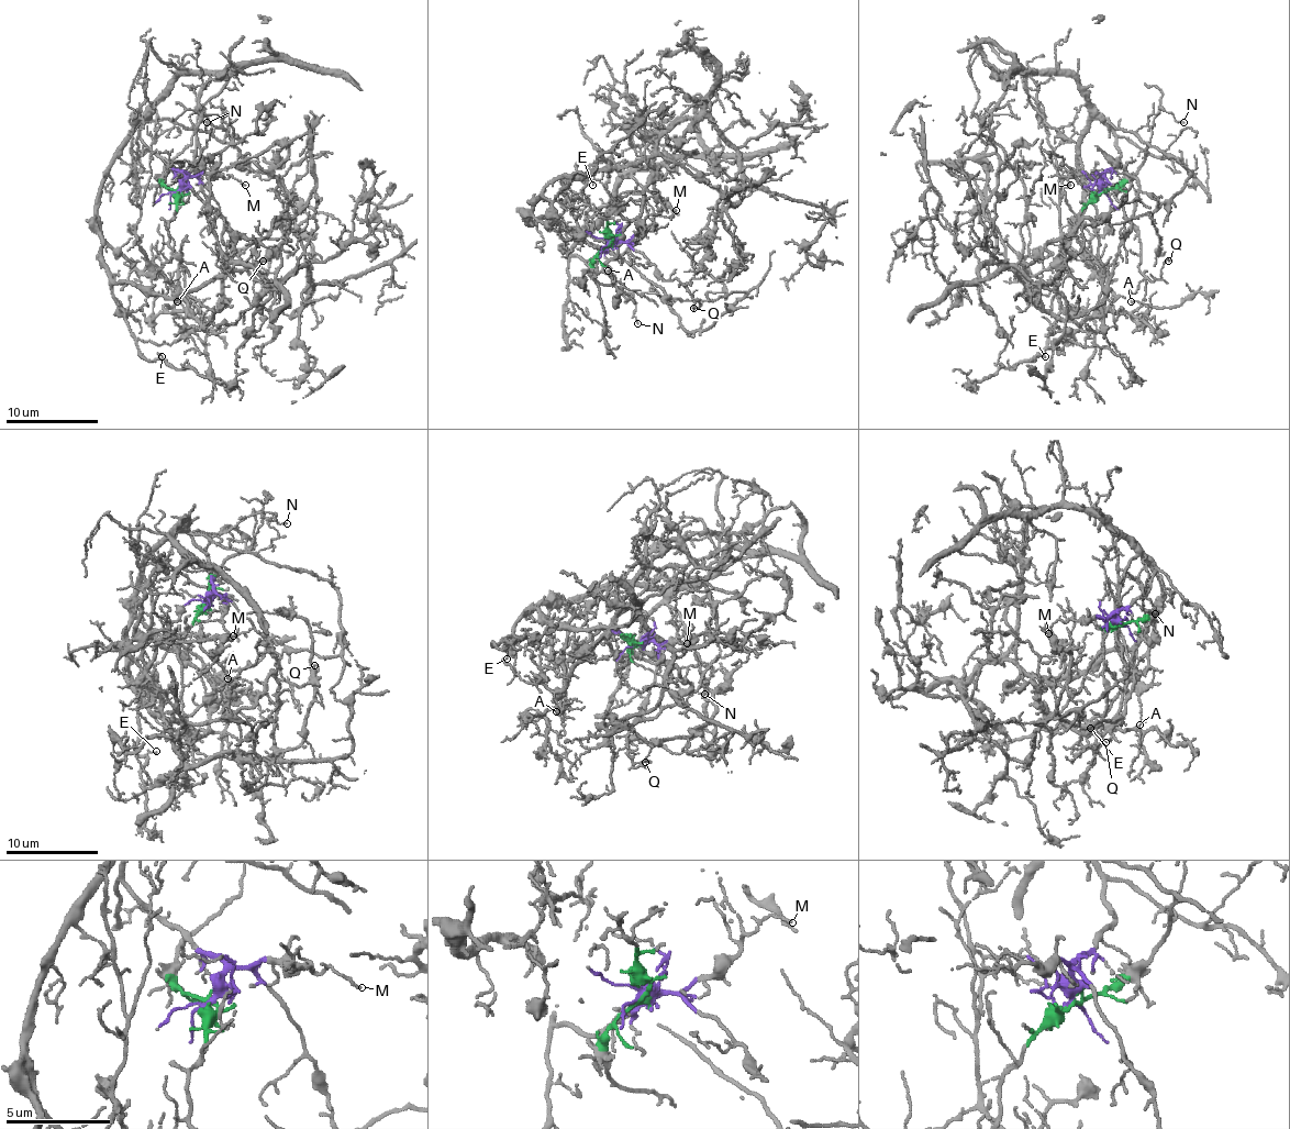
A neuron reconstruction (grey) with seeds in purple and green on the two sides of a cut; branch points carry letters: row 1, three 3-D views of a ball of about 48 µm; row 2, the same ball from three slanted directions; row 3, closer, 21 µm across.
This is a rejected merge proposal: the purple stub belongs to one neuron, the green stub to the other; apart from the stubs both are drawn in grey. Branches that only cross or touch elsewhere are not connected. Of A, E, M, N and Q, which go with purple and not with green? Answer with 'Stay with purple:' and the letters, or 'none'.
Stay with purple: E, M, Q

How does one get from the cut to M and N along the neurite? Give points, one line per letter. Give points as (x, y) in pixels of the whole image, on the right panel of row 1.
M: (1103, 188), (1099, 174), (1071, 176), (1071, 185)
N: (1103, 188), (1120, 188), (1135, 172), (1149, 142), (1159, 107), (1185, 123)

